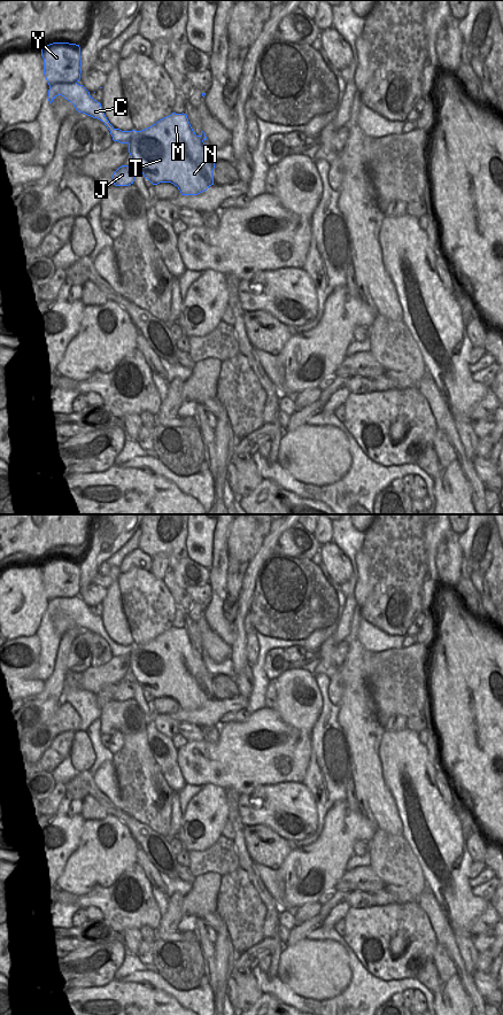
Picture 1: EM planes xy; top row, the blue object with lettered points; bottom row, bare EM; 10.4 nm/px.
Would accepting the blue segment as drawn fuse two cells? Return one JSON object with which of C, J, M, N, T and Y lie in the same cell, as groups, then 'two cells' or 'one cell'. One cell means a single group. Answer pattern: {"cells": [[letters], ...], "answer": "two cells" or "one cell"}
{"cells": [["C", "Y"], ["J", "M", "N", "T"]], "answer": "two cells"}

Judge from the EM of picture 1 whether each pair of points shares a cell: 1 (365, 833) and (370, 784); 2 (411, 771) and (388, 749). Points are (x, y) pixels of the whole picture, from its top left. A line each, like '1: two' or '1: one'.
1: two
2: one

